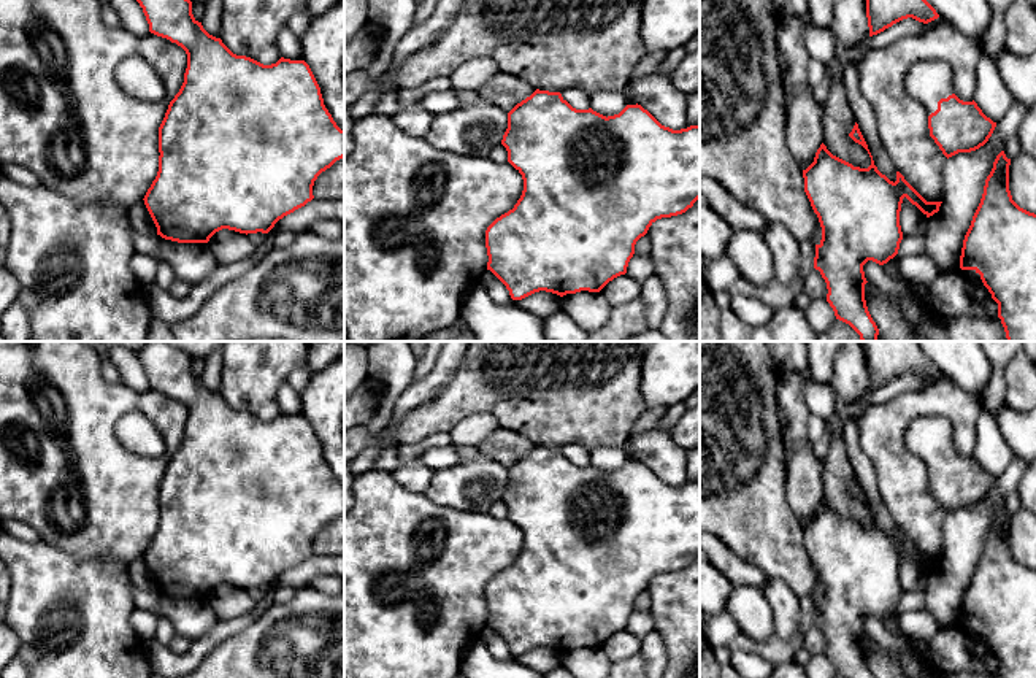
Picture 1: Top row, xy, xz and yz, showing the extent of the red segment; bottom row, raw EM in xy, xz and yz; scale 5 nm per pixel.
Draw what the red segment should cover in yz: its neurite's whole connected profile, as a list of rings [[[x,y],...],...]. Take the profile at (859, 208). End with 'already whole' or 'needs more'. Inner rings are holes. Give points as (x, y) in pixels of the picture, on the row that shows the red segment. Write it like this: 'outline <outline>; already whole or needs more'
outline [[[857,122],[849,137],[868,151],[868,168],[833,156],[822,143],[814,162],[803,170],[804,192],[822,227],[814,268],[827,283],[827,302],[836,319],[849,324],[861,341],[877,341],[879,329],[865,300],[863,265],[868,260],[884,265],[898,254],[904,197],[927,218],[938,213],[942,202],[927,202],[900,171],[895,183],[882,175]]]; already whole

